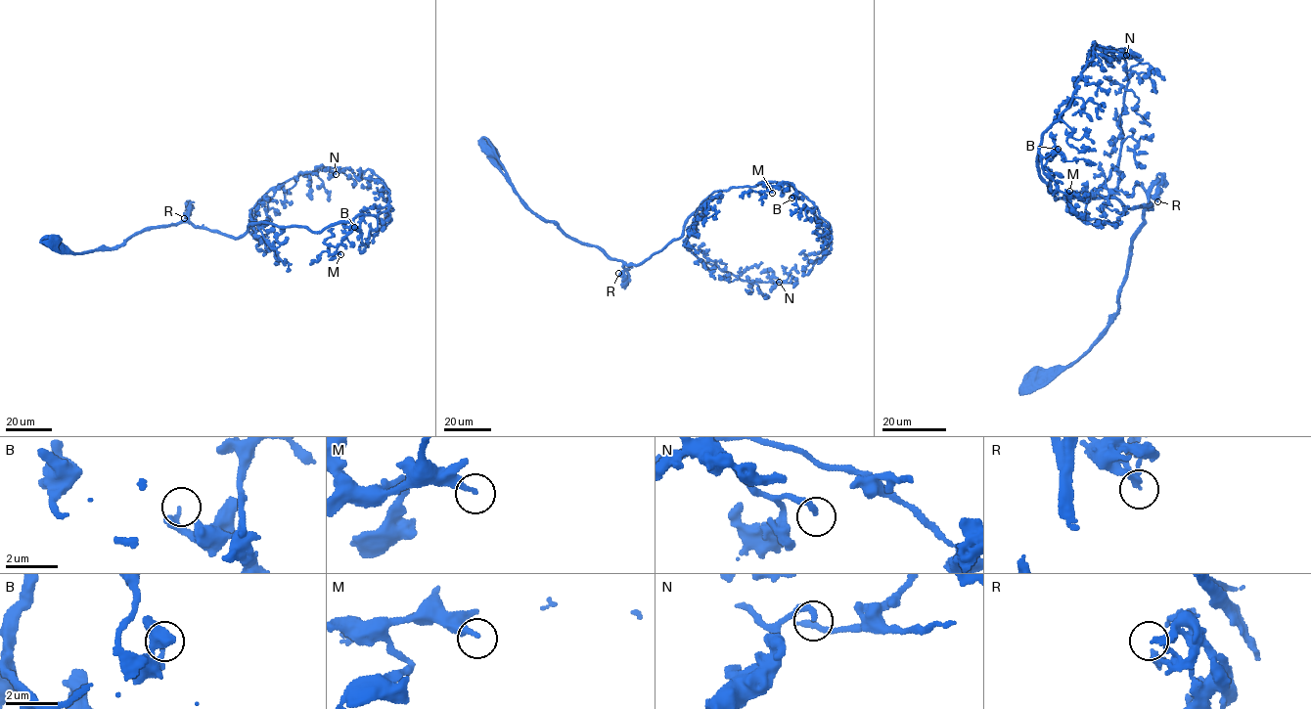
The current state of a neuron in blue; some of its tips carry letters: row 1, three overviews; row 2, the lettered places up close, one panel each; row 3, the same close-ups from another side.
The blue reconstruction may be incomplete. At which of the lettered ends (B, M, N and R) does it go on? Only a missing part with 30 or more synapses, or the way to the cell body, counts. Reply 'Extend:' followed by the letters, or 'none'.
Extend: M

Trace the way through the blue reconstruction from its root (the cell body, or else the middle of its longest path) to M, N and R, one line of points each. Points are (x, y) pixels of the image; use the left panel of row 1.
M: (53, 242), (82, 253), (188, 221), (236, 238), (260, 221), (313, 232), (352, 222), (337, 249), (340, 254)
N: (53, 242), (82, 253), (188, 221), (237, 238), (258, 223), (249, 211), (272, 188), (326, 167), (336, 174)
R: (53, 242), (74, 253), (110, 248), (144, 230), (187, 221), (192, 207), (184, 218)

